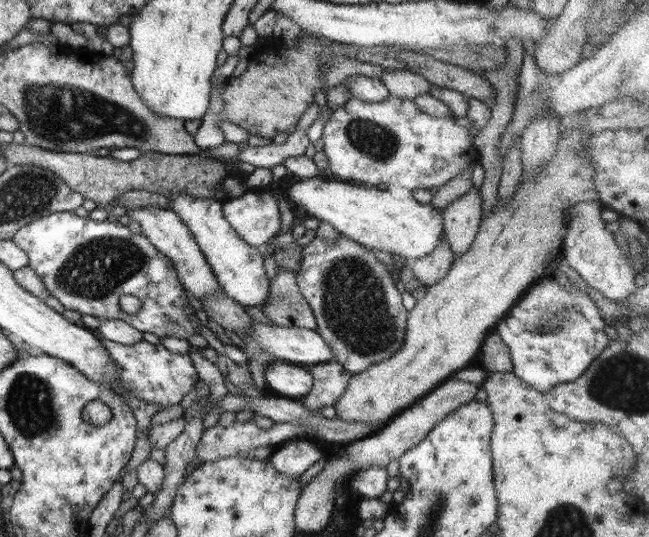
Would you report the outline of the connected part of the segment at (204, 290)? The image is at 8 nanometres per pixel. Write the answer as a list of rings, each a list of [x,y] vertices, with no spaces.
[[[146,206],[146,208],[130,208],[127,212],[128,217],[132,218],[142,227],[141,234],[152,243],[157,250],[171,261],[176,270],[176,275],[183,284],[183,288],[192,292],[192,294],[201,300],[204,295],[213,295],[222,291],[219,282],[214,277],[206,257],[202,255],[198,243],[194,241],[194,236],[182,219],[176,215],[176,212],[158,208],[158,206]]]

